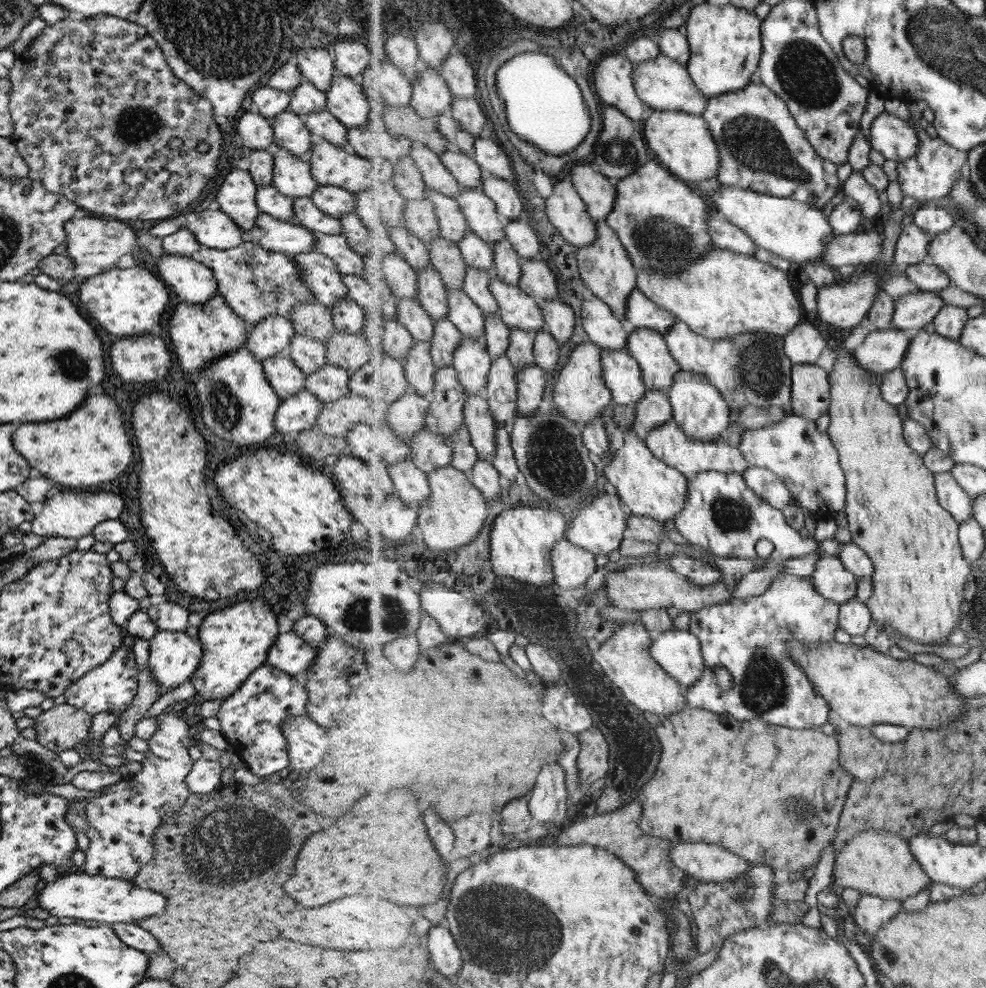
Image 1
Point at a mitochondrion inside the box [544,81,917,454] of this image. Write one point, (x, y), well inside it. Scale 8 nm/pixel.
(756, 144)

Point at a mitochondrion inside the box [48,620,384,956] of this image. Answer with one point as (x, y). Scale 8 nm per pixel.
(227, 841)

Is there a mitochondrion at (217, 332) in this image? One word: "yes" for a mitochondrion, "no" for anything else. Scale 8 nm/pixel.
no

